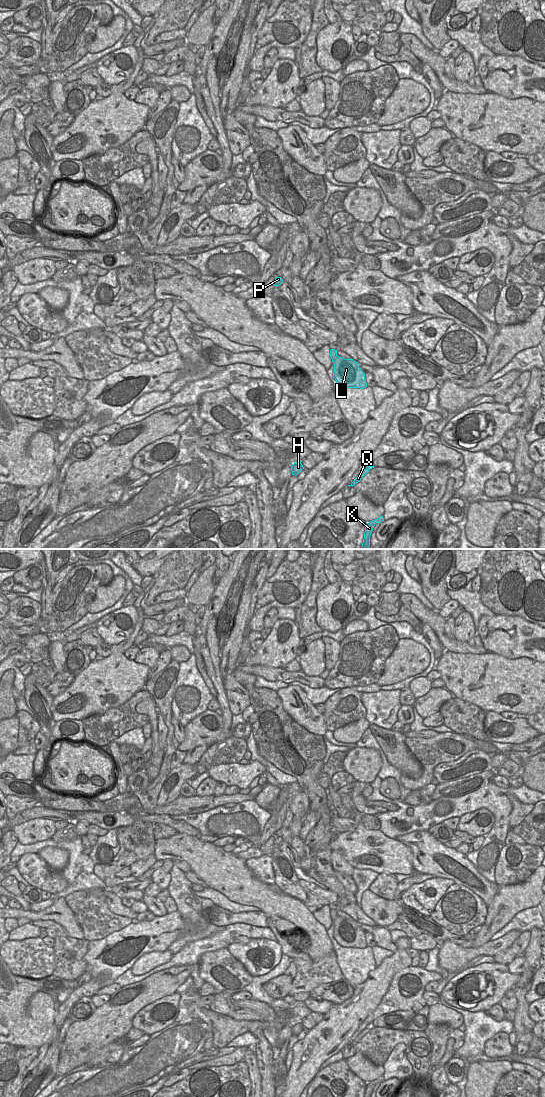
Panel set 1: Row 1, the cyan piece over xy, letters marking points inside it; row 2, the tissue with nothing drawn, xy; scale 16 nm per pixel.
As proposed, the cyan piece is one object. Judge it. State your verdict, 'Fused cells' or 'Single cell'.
Single cell

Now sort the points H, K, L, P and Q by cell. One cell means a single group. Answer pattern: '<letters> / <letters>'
H K L P Q

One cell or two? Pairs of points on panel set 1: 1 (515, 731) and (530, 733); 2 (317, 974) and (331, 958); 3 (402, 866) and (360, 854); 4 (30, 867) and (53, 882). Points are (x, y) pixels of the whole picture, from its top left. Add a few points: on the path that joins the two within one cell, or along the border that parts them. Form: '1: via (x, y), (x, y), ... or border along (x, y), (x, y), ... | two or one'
1: via (519, 731), (526, 732) | one
2: via (321, 970), (328, 962) | one
3: via (392, 857), (377, 852), (370, 852) | one
4: via (36, 872), (47, 879) | one

